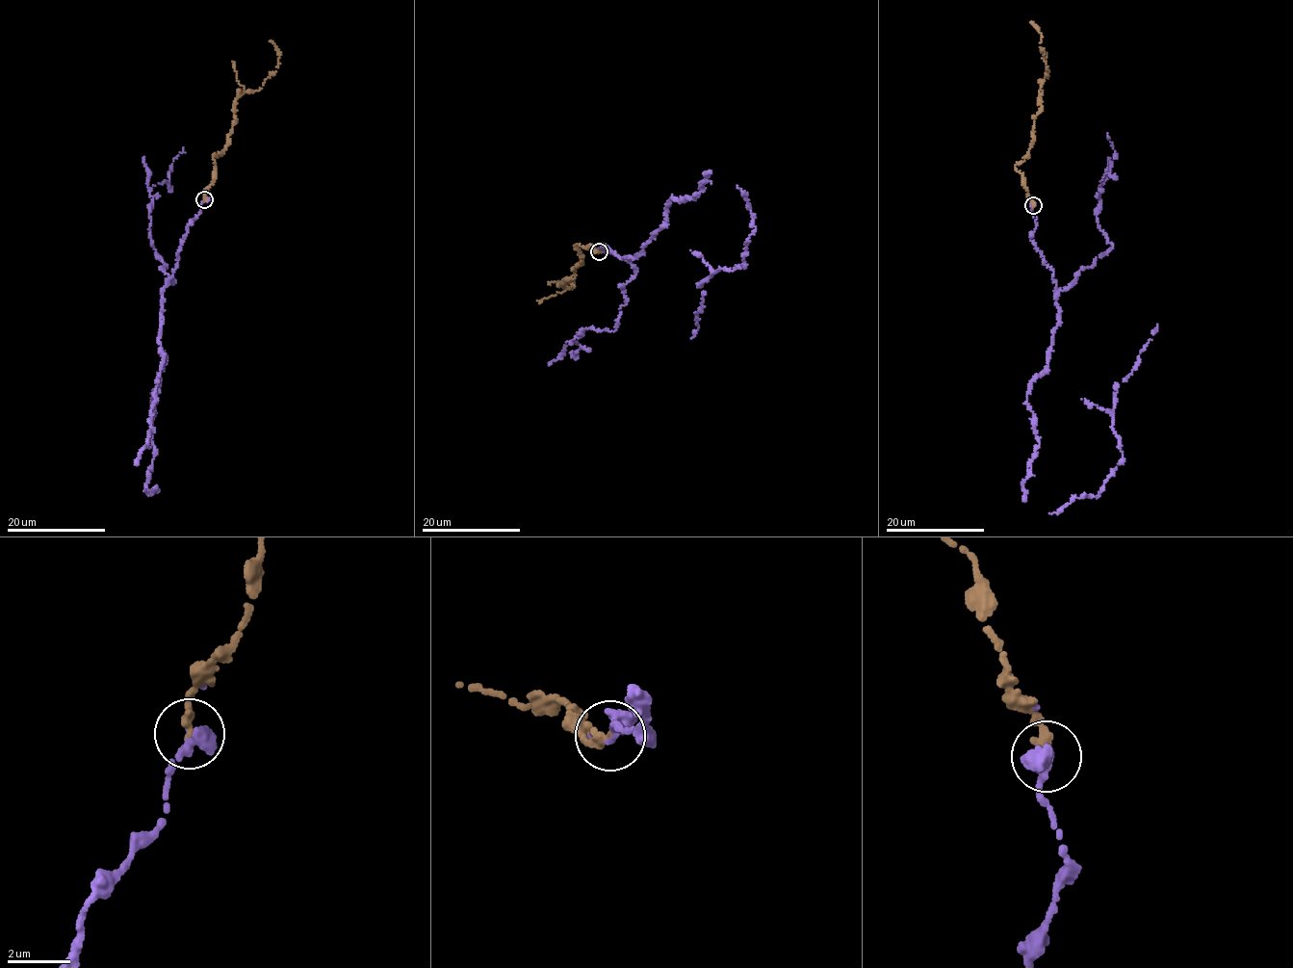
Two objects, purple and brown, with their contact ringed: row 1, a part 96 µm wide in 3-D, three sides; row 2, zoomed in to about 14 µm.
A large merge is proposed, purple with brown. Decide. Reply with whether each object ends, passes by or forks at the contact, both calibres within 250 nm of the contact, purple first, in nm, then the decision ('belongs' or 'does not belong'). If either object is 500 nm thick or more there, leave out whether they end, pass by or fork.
purple passes by; brown ends there; 200 nm thick on the purple side, 360 nm on the other; belongs

